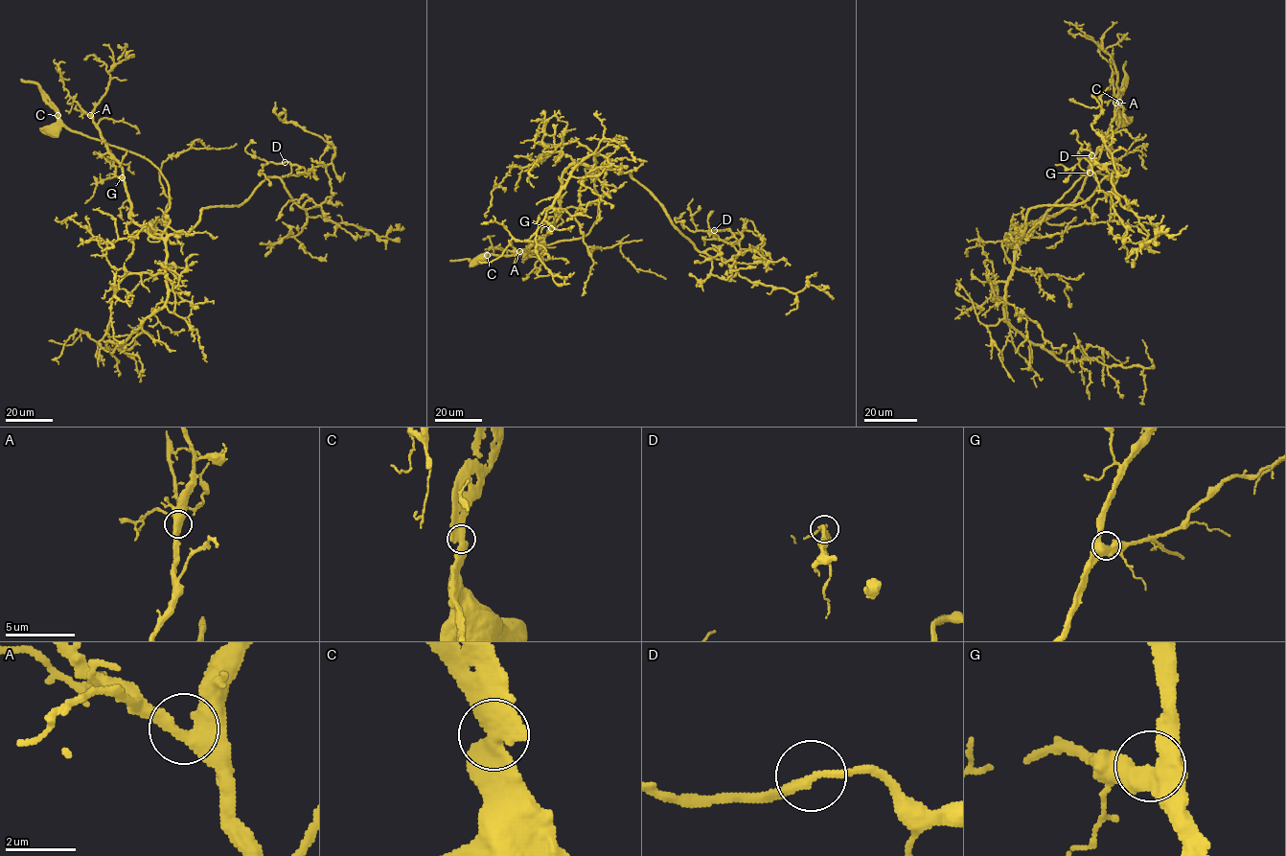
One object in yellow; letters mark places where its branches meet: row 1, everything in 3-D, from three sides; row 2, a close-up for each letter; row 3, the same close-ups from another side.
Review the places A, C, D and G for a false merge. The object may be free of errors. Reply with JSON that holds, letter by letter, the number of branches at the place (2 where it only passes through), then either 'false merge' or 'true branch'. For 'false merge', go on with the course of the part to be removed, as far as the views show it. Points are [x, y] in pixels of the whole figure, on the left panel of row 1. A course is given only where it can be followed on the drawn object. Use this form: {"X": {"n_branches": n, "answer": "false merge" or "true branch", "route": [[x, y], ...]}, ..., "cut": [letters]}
{"A": {"n_branches": 2, "answer": "true branch"}, "C": {"n_branches": 2, "answer": "false merge", "route": [[57, 115], [54, 104], [37, 84], [20, 80]]}, "D": {"n_branches": 2, "answer": "true branch"}, "G": {"n_branches": 3, "answer": "true branch"}, "cut": ["C"]}

